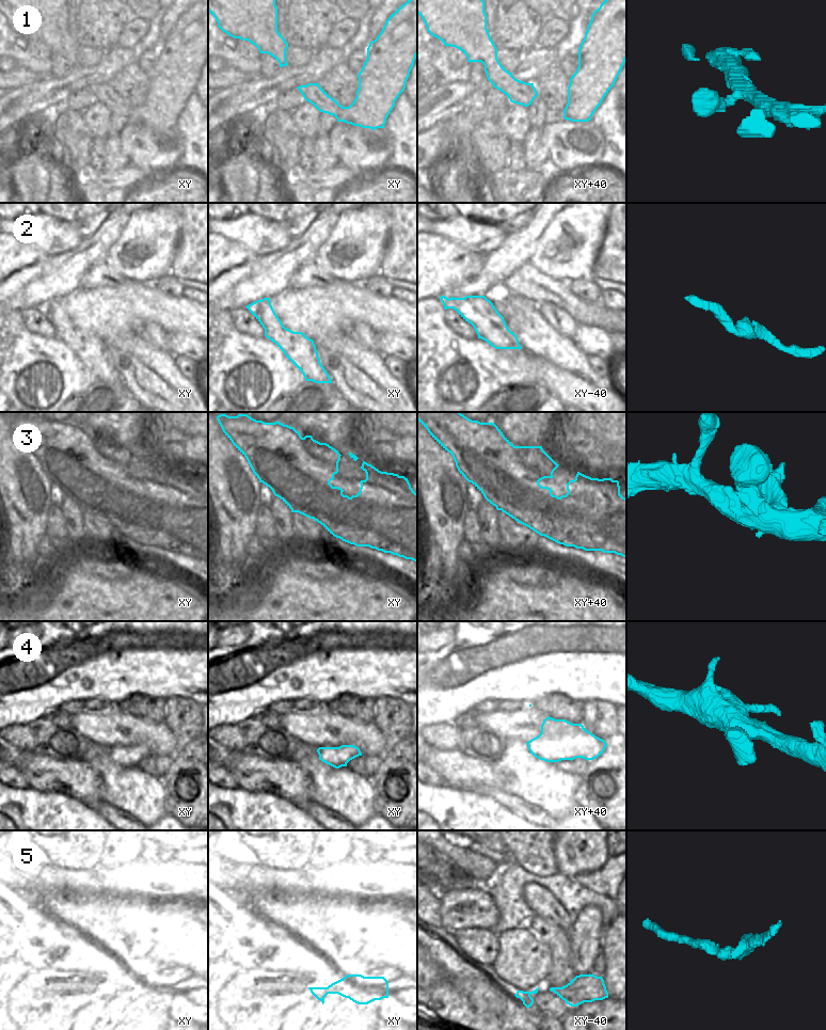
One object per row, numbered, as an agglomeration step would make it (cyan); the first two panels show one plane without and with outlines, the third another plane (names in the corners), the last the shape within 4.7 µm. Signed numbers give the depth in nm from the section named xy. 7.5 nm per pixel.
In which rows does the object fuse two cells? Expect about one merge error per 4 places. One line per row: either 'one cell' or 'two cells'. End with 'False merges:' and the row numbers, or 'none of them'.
1: one cell
2: one cell
3: one cell
4: one cell
5: one cell
False merges: none of them

